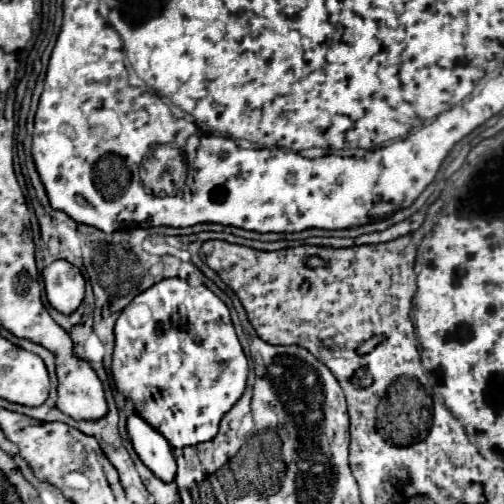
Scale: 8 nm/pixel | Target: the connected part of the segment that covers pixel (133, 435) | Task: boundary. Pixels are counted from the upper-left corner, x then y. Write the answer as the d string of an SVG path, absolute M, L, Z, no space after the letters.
M135 412L127 420L127 430L141 462L165 484L173 482L177 466L169 442Z

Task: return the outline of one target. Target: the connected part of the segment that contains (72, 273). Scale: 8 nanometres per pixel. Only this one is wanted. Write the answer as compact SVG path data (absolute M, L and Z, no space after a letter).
M55 260L43 270L45 294L59 312L75 312L85 298L85 278L81 270L67 260Z

